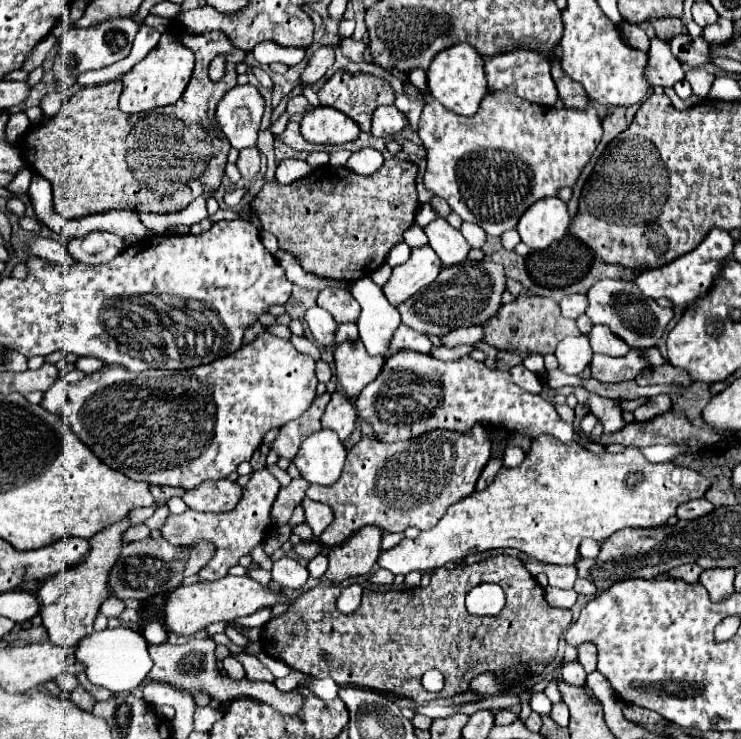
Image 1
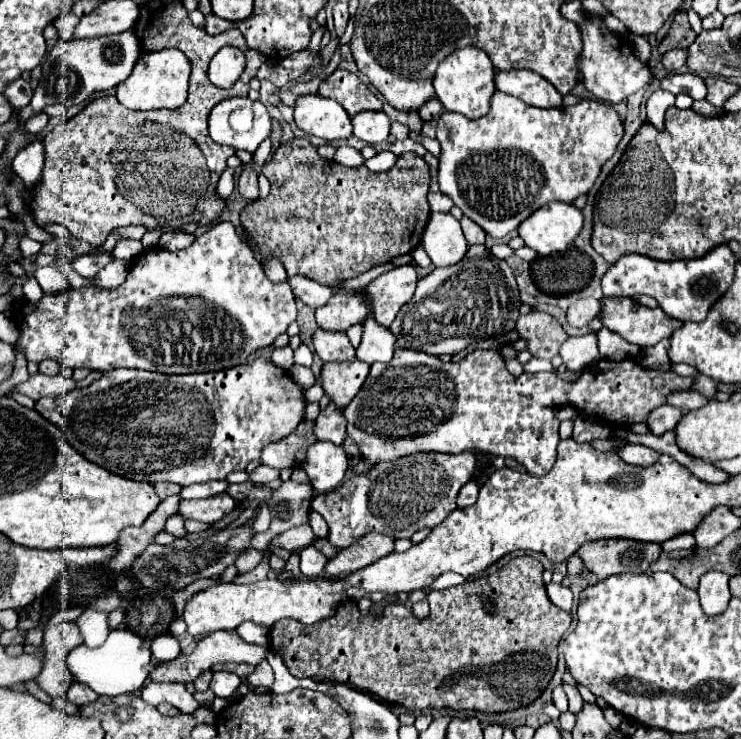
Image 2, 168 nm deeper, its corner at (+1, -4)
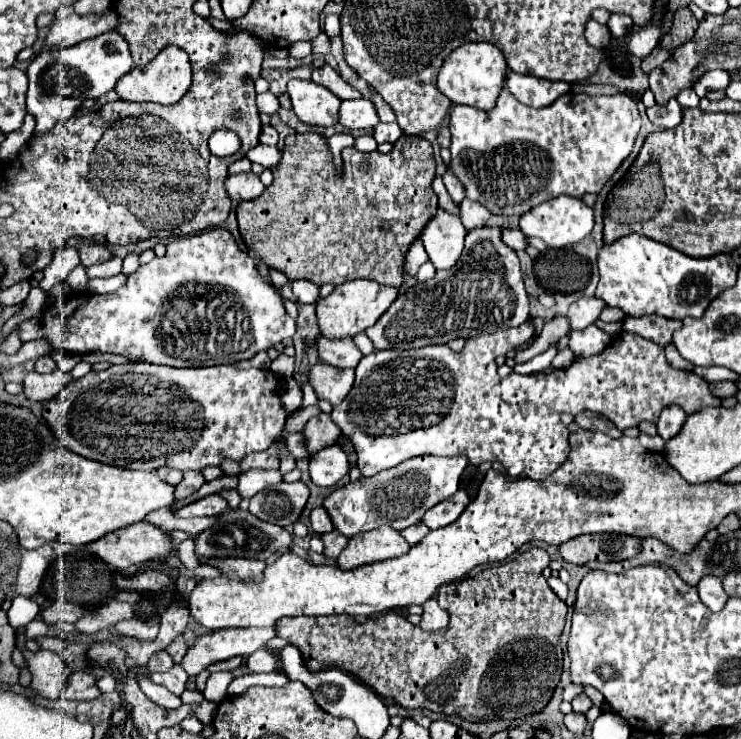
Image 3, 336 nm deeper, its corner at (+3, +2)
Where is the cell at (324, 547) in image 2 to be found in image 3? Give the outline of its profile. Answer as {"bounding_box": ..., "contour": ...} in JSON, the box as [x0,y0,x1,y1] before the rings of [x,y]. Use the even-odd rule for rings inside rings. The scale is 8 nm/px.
{"bounding_box":[320,531,348,561],"contour":[[[330,531],[330,533],[322,535],[320,539],[322,539],[322,543],[324,543],[324,555],[326,555],[328,559],[332,559],[332,561],[338,559],[340,551],[342,551],[342,549],[346,547],[346,543],[348,543],[348,537],[342,537],[338,531]]]}

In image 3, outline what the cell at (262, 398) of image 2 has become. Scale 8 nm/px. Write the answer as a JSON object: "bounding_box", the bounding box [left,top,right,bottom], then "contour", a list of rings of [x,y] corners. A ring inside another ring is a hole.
{"bounding_box":[42,363,290,471],"contour":[[[124,363],[110,365],[98,373],[90,371],[82,379],[72,381],[54,399],[44,403],[42,417],[70,451],[86,459],[136,471],[156,471],[160,467],[204,471],[226,459],[240,463],[242,457],[264,451],[280,439],[290,415],[282,409],[278,397],[280,383],[282,379],[270,369],[238,369],[234,365],[176,369],[150,363]]]}

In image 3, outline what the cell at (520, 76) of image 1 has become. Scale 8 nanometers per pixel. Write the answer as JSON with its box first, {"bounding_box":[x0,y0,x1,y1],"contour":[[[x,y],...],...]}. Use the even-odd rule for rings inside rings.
{"bounding_box":[506,71,570,107],"contour":[[[508,71],[506,89],[524,105],[546,107],[560,95],[566,95],[570,91],[570,85],[566,81],[546,81],[534,75],[518,75],[514,71]]]}

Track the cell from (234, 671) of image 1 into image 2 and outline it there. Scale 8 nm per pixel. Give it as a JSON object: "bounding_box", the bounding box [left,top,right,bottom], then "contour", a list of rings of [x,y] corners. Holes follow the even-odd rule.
{"bounding_box":[210,671,240,699],"contour":[[[224,671],[214,673],[214,677],[210,681],[212,693],[220,699],[230,699],[234,695],[234,691],[238,689],[238,685],[240,685],[240,677],[234,673],[224,673]]]}

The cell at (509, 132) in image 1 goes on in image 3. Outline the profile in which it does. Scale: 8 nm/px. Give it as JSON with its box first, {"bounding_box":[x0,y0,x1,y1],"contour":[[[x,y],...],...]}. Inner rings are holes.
{"bounding_box":[448,89,640,217],"contour":[[[502,89],[496,107],[490,111],[478,111],[468,105],[454,105],[448,127],[452,133],[452,159],[448,169],[464,185],[466,197],[482,203],[492,215],[520,217],[532,207],[558,195],[580,199],[584,193],[598,193],[624,161],[624,157],[632,151],[640,129],[640,115],[636,101],[624,93],[600,97],[566,93],[552,105],[534,109],[522,105],[508,89]]]}

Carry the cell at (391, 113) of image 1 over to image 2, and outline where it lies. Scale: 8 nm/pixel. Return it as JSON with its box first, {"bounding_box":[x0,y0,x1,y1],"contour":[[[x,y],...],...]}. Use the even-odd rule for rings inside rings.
{"bounding_box":[352,111,390,145],"contour":[[[360,111],[352,117],[352,133],[370,145],[382,143],[390,133],[390,119],[384,111]]]}

